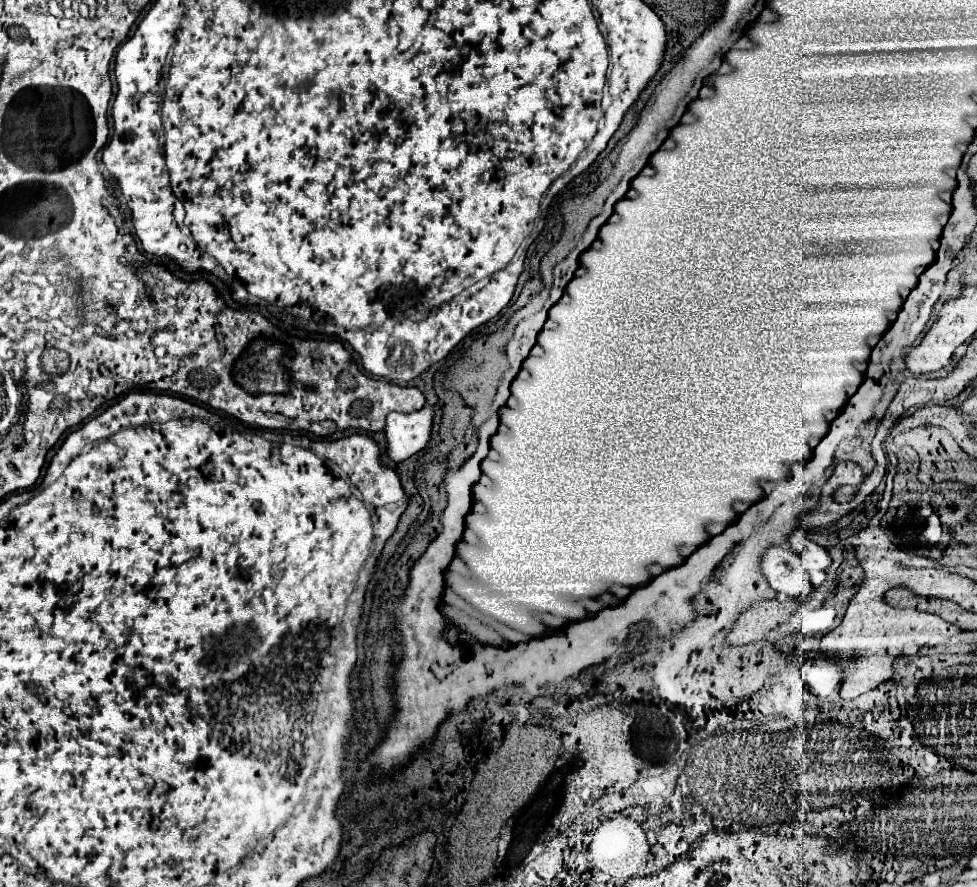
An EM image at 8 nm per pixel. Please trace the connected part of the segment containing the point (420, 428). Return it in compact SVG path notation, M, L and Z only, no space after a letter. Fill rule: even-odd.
M424 406L416 412L390 412L386 420L386 454L394 462L402 462L420 452L432 438L432 420L432 406Z

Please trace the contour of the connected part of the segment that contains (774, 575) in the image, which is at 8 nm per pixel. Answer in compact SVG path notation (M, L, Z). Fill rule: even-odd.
M782 546L766 548L760 560L760 570L778 594L792 598L804 598L810 594L808 574L794 550L786 550Z

